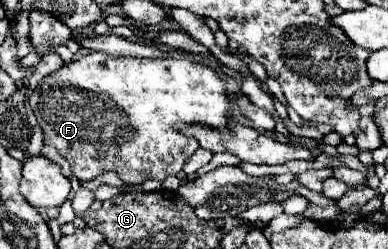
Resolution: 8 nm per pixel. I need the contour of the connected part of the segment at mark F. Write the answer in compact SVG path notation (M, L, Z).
M90 52L86 56L80 56L76 60L72 60L70 64L64 64L60 70L48 74L40 84L38 88L30 94L30 108L38 120L38 126L42 128L44 132L44 144L46 146L54 146L62 158L66 158L72 166L72 172L76 178L80 180L92 180L104 172L116 172L122 182L126 184L142 184L146 180L158 180L158 182L164 182L168 176L176 176L184 162L196 152L198 144L196 144L196 138L188 138L184 136L182 132L178 132L174 128L176 122L182 122L182 124L202 124L202 126L212 126L214 130L220 130L224 134L232 132L228 126L232 122L232 96L226 92L226 82L220 78L220 74L216 70L212 70L210 66L202 64L202 62L194 62L194 60L188 60L188 58L114 58L110 54L104 54L104 52Z

